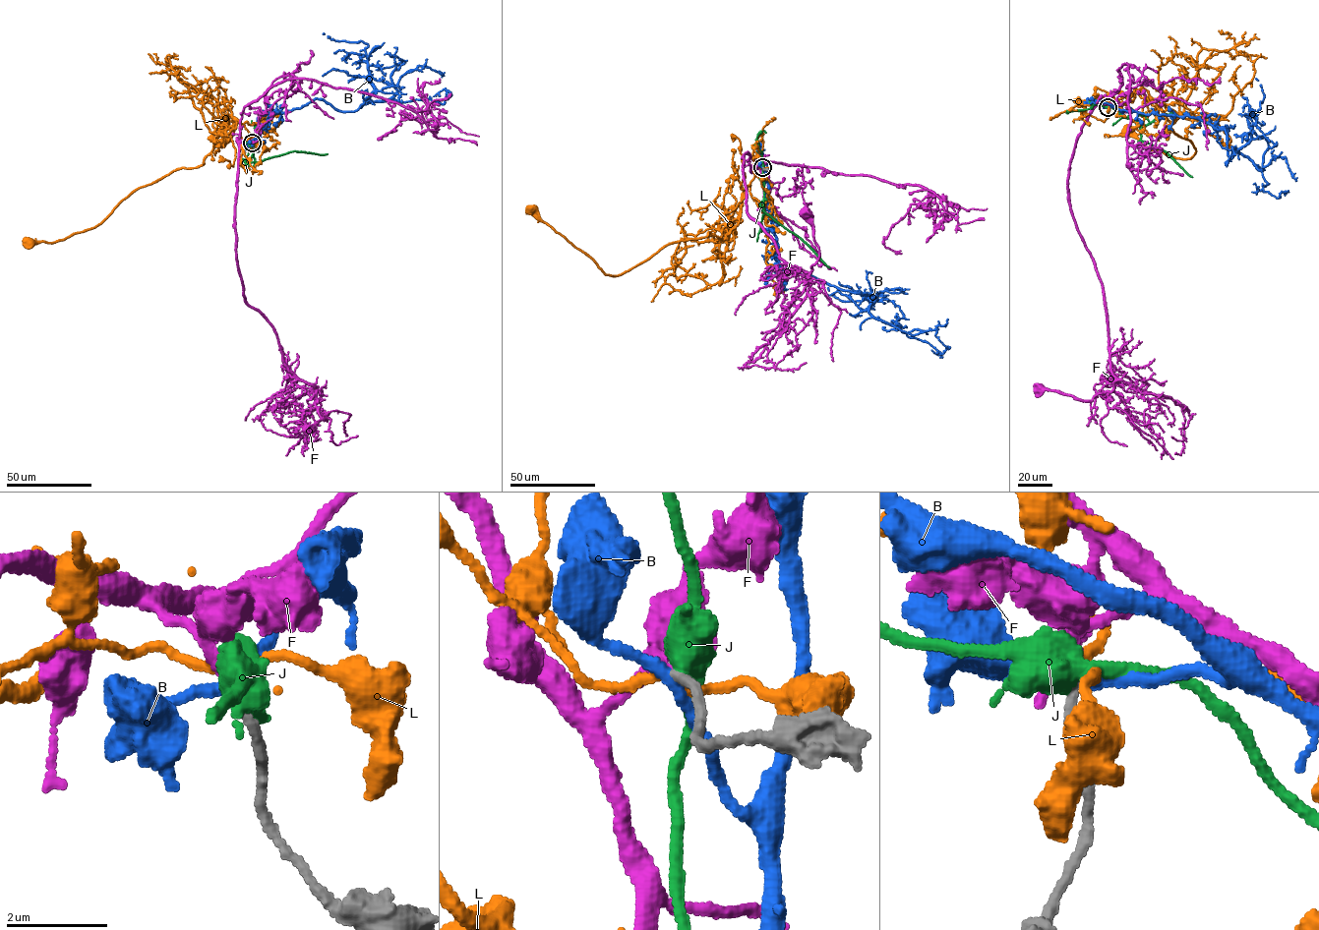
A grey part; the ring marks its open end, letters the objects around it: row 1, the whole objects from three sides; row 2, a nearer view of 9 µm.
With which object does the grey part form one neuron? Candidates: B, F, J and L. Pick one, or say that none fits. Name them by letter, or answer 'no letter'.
F

